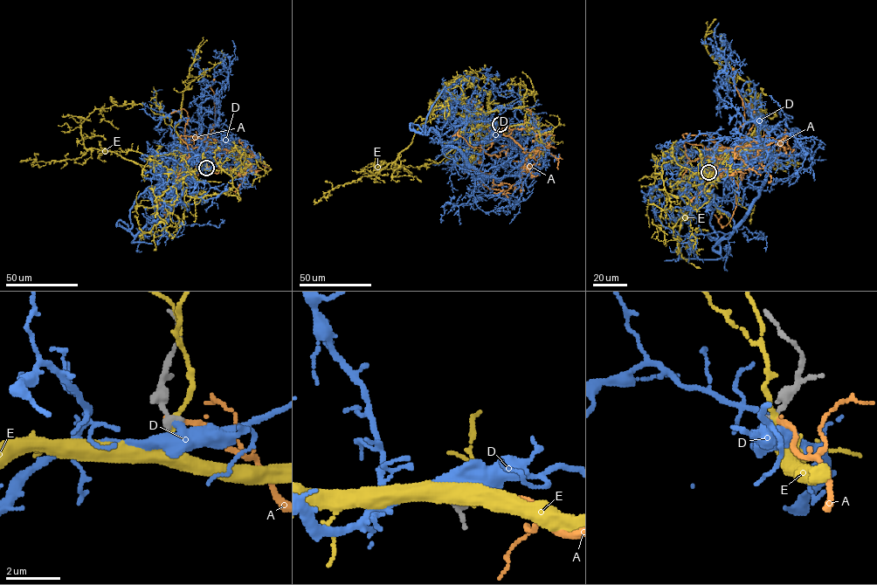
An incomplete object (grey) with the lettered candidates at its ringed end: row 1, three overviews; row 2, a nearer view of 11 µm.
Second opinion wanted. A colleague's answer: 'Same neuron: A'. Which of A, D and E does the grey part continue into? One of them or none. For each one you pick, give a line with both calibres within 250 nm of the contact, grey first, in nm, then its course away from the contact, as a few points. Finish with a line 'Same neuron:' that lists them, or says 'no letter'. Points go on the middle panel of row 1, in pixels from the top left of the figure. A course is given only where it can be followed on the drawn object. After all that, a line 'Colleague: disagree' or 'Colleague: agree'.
Same neuron: no letter
Colleague: disagree

